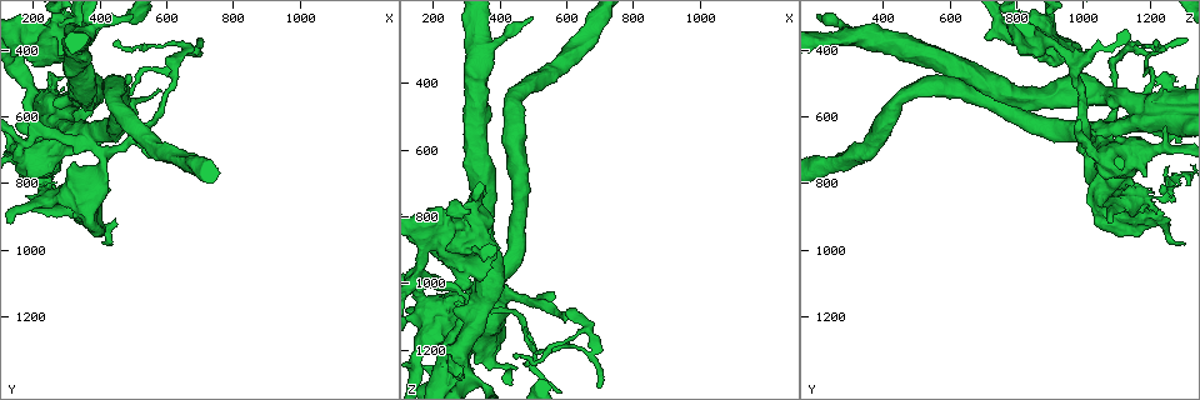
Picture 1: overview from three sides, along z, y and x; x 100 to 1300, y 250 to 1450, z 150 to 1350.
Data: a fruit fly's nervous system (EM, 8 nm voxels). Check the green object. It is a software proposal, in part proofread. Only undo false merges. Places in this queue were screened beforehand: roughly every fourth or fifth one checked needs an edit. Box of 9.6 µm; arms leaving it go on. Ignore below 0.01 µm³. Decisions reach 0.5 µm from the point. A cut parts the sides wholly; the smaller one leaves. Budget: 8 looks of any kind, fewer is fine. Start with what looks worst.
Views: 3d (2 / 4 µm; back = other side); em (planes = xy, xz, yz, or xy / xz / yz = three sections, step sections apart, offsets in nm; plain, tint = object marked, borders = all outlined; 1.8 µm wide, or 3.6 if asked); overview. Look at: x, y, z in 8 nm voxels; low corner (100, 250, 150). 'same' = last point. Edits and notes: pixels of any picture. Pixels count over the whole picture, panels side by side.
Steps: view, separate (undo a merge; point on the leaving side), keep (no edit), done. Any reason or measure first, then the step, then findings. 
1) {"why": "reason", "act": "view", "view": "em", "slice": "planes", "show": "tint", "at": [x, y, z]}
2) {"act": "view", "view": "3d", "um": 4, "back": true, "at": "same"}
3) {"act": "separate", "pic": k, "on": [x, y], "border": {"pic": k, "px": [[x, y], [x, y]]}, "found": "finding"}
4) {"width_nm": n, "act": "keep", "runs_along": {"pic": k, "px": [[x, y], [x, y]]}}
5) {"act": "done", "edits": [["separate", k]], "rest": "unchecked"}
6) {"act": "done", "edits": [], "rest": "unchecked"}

{"why": "thin arm on a thick one", "act": "view", "view": "em", "um": 3.6, "slice": "xy", "step": 4, "show": "tint", "at": [400, 720, 1020]}

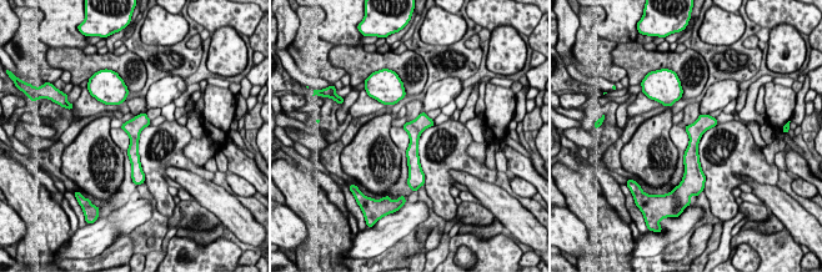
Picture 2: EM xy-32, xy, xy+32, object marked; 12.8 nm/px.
{"act": "view", "view": "em", "um": 3.6, "slice": "planes", "show": "tint", "at": "same"}

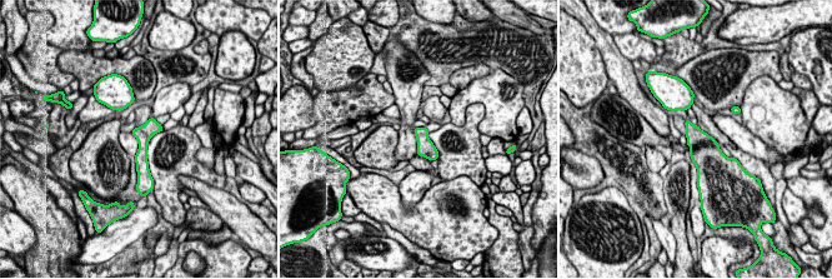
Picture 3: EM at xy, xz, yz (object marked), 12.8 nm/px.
{"act": "keep", "found": "one neuron here"}

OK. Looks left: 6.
{"why": "abrupt turn", "act": "view", "view": "3d", "um": 2, "at": [660, 390, 1130]}

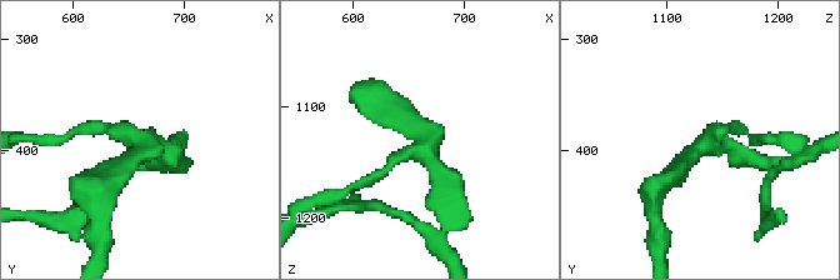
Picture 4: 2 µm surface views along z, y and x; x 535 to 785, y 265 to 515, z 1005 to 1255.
{"arms": 3, "act": "view", "view": "em", "slice": "planes", "show": "plain", "at": [660, 394, 1130]}

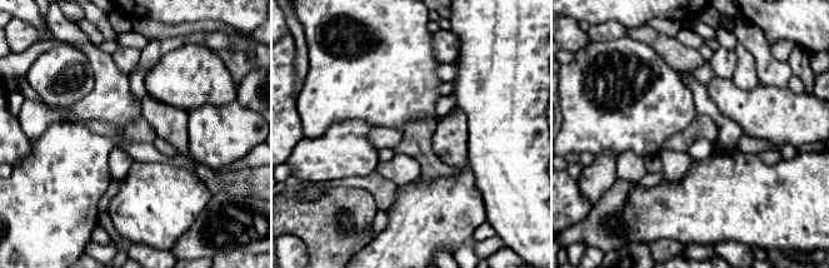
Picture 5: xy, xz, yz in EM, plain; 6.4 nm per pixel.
{"why": "where the object lies", "act": "view", "view": "em", "slice": "planes", "show": "tint", "at": "same"}

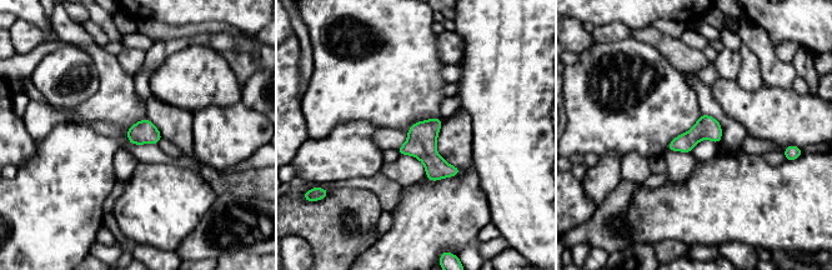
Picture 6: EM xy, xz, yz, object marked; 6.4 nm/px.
{"width_nm": 140, "act": "keep", "found": "all the same neuron"}

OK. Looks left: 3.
{"why": "calibre changes", "act": "view", "view": "em", "um": 3.6, "slice": "yz", "step": 8, "show": "tint", "at": [250, 510, 1240]}

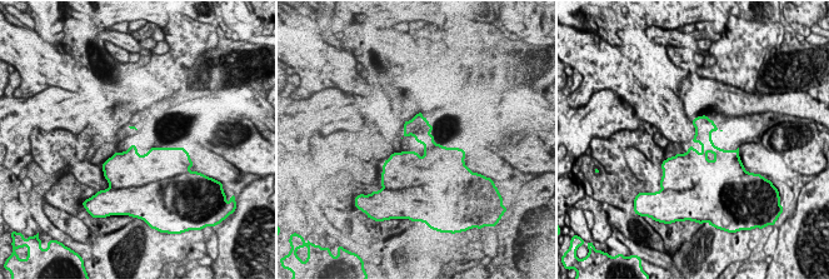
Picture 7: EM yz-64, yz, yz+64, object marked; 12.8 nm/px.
{"act": "separate", "pic": 7, "on": [443, 162], "found": "a second neuron is stuck on"}

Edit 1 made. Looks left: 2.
{"act": "done", "edits": [["separate", 7]], "rest": "unchecked"}

